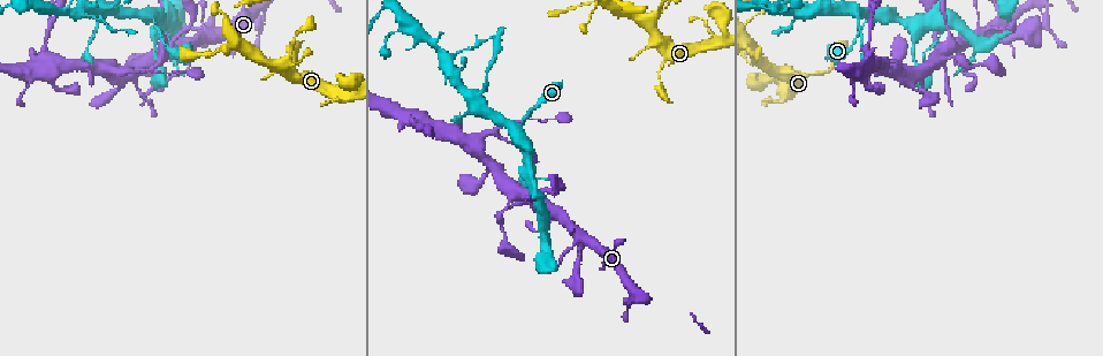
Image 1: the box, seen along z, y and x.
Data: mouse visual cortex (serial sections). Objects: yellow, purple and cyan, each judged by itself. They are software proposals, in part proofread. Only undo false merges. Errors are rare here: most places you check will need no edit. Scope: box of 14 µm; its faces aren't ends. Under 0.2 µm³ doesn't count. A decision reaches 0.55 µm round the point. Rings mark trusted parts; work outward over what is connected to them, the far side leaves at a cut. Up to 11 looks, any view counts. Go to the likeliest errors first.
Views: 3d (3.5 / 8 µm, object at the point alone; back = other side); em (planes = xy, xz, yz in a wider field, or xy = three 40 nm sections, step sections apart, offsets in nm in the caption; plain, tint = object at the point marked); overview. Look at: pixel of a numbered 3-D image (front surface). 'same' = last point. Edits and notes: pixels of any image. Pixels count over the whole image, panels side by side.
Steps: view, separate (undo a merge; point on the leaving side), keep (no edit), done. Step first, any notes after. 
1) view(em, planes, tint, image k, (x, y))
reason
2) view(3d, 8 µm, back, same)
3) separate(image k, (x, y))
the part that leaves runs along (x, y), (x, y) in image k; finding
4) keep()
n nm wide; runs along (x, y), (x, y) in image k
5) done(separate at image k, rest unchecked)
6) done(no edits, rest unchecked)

view(3d, 3.5 µm, image 1, (941, 44))
small branch off a trunk

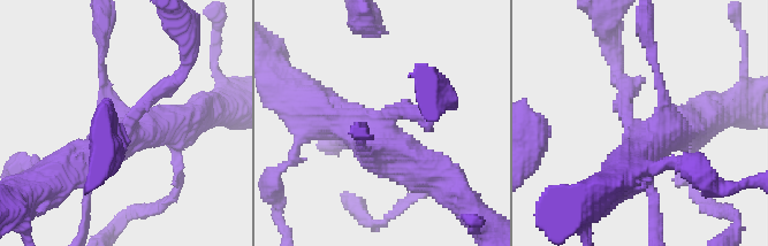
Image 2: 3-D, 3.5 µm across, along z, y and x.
view(em, xy, step 2, tint, image 2, (127, 129))

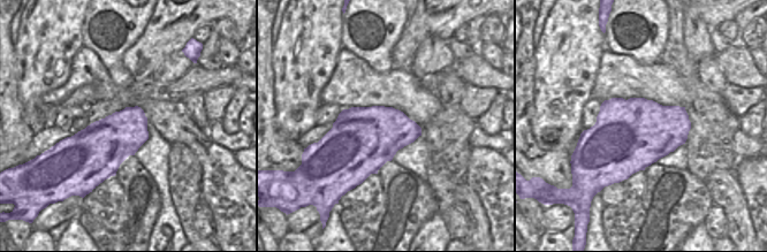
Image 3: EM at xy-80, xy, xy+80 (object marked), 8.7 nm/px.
view(em, xy, step 1, tint, same)

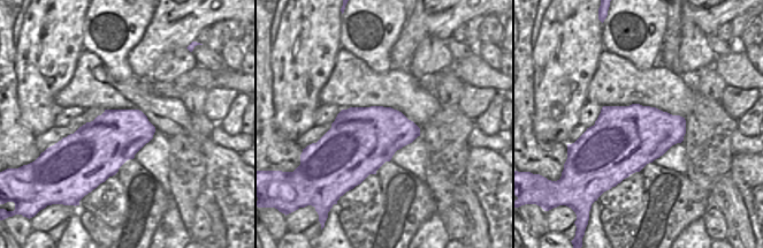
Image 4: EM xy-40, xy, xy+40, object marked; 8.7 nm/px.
keep()
550 nm wide; runs along (440, 179), (416, 159), (317, 109) in image 2; continuous, no second cell

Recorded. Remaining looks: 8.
view(3d, 3.5 µm, image 1, (526, 115))
narrows sharply

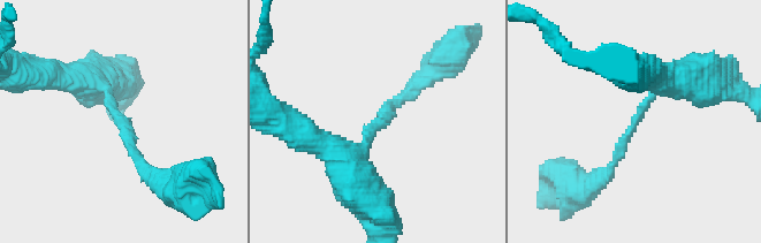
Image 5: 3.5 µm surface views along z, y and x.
view(em, xy, step 3, tint, image 5, (124, 126))
arms of 150, 200 nm; need the tissue

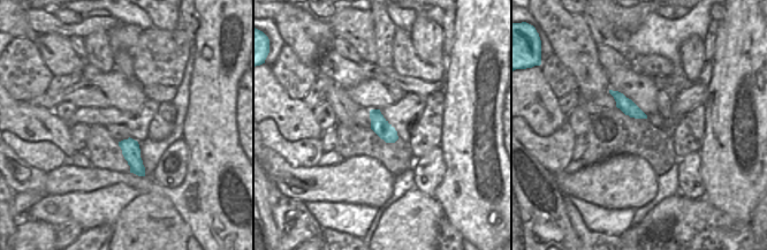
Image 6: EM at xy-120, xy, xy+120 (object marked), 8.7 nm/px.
keep()
160 nm wide; runs along (596, 182), (661, 86), (691, 80) in image 5; continuous, no second cell

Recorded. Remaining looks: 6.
view(3d, 3.5 µm, image 1, (289, 52))
calibre changes

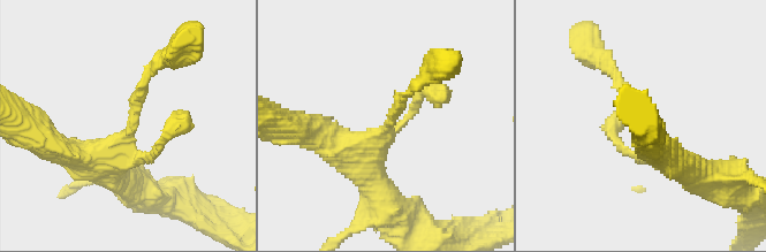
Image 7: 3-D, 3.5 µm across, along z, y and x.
view(em, xy, step 2, tint, image 7, (130, 129))
arms of 150, 450 nm

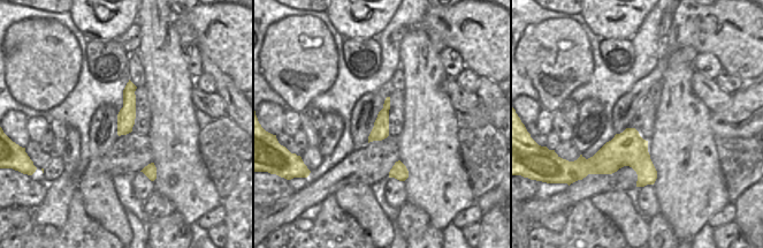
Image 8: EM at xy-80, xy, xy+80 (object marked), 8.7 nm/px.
keep()
runs along (130, 85), (129, 110), (120, 132) in image 8; all the same cell

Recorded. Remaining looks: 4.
view(3d, 3.5 µm, image 1, (86, 6))
three-way junction

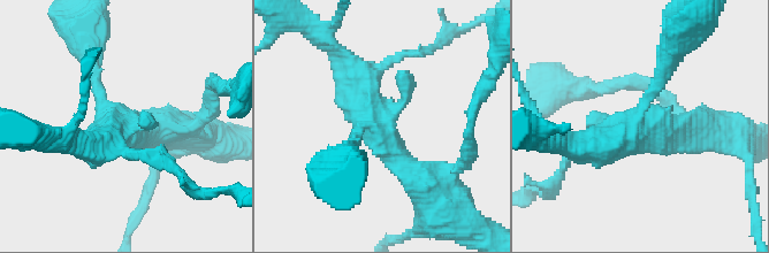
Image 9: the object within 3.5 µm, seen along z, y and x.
view(em, planes, tint, image 9, (118, 128))
need the tissue

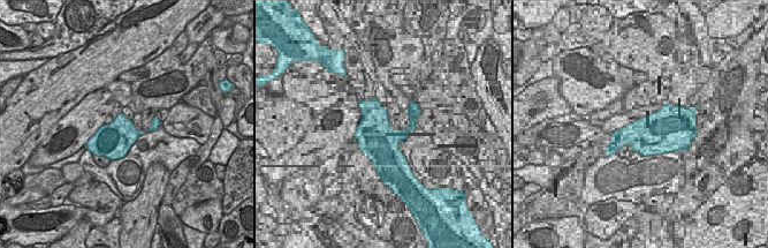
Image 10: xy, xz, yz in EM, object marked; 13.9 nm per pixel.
keep()
runs along (420, 183), (391, 154), (342, 60) in image 9; one cell here

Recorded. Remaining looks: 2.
done(no edits, rest unchecked)

